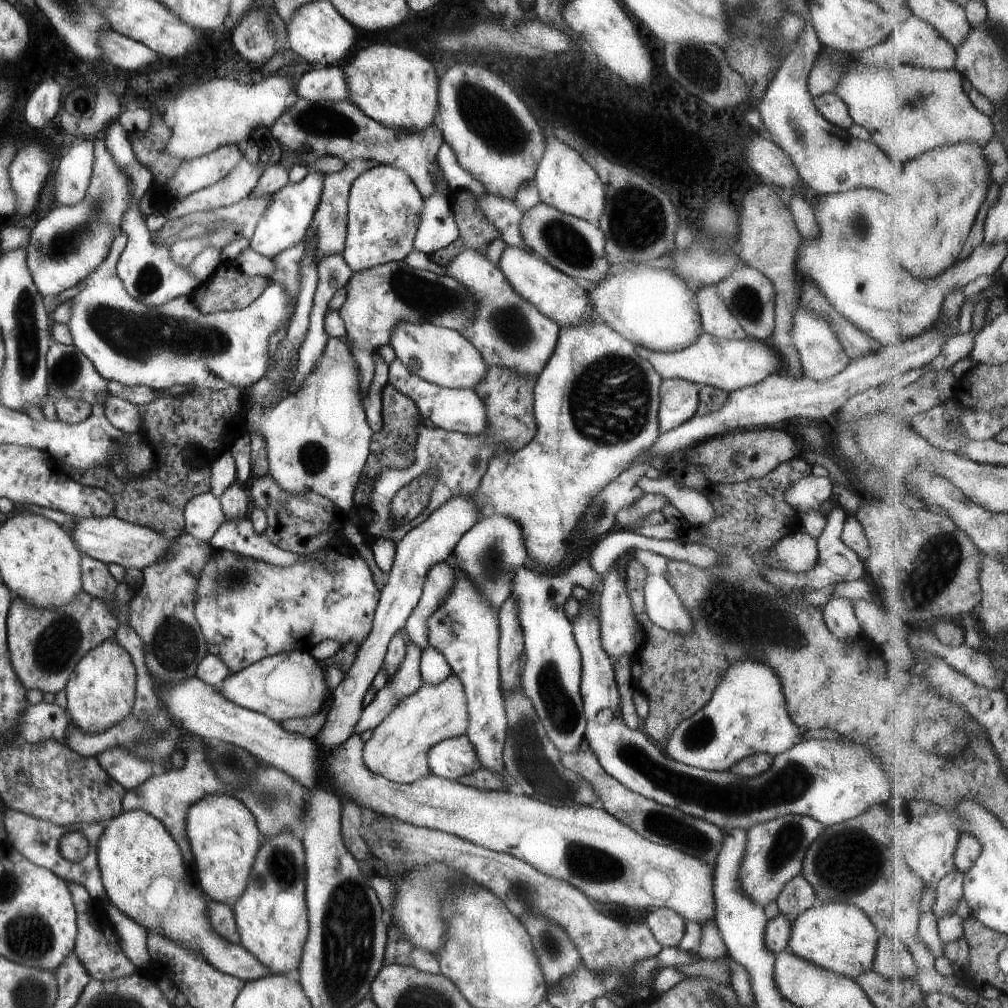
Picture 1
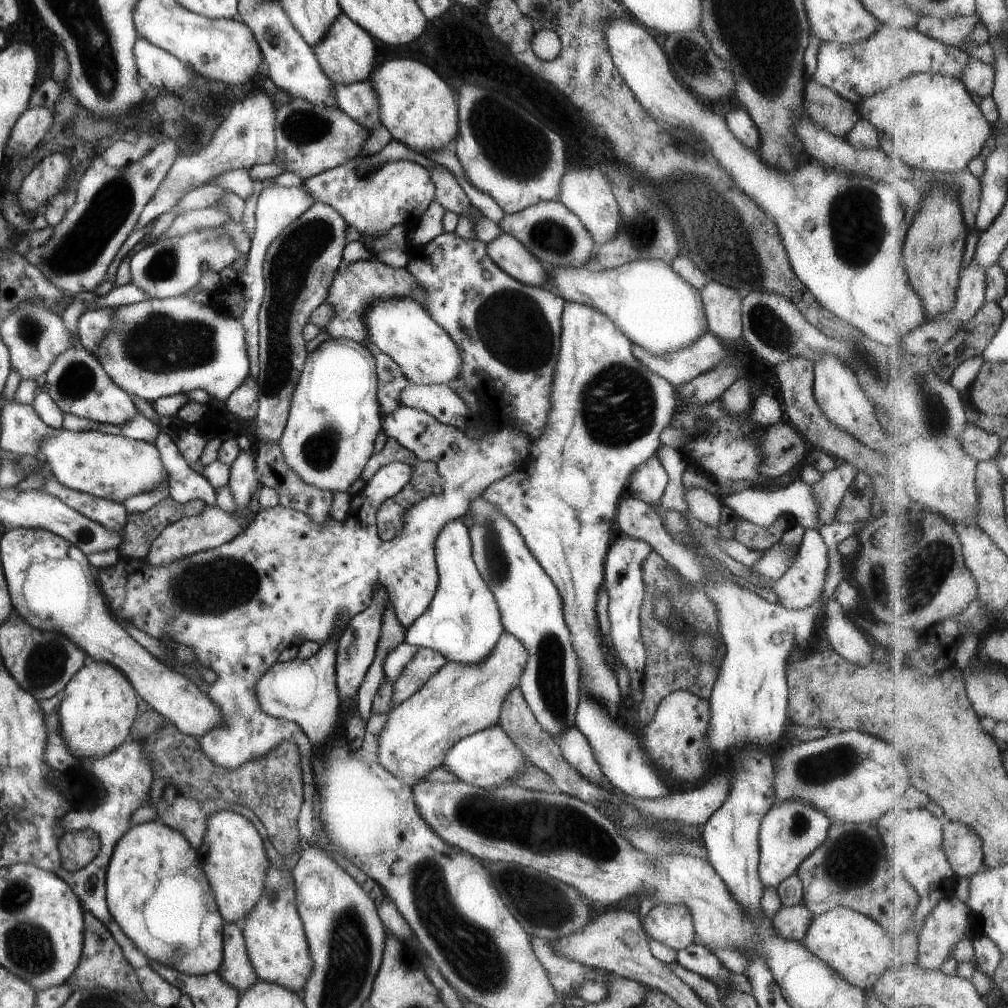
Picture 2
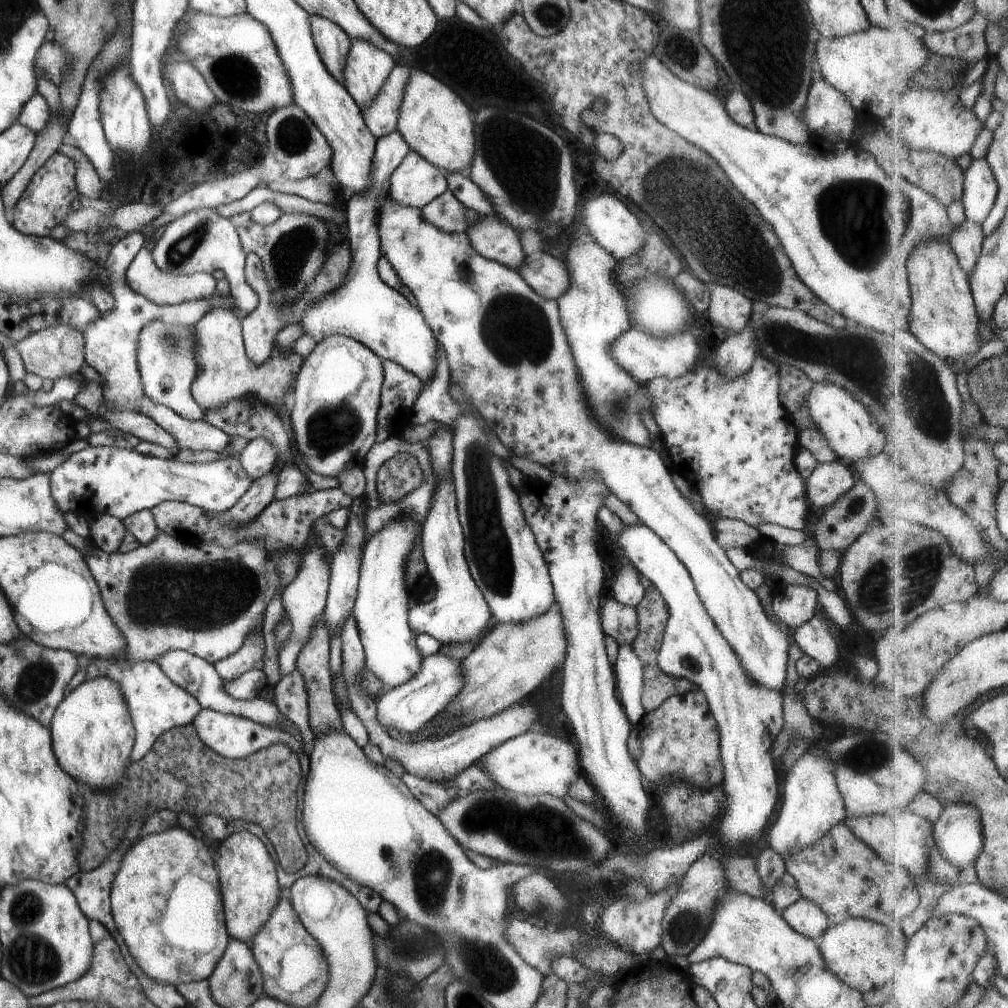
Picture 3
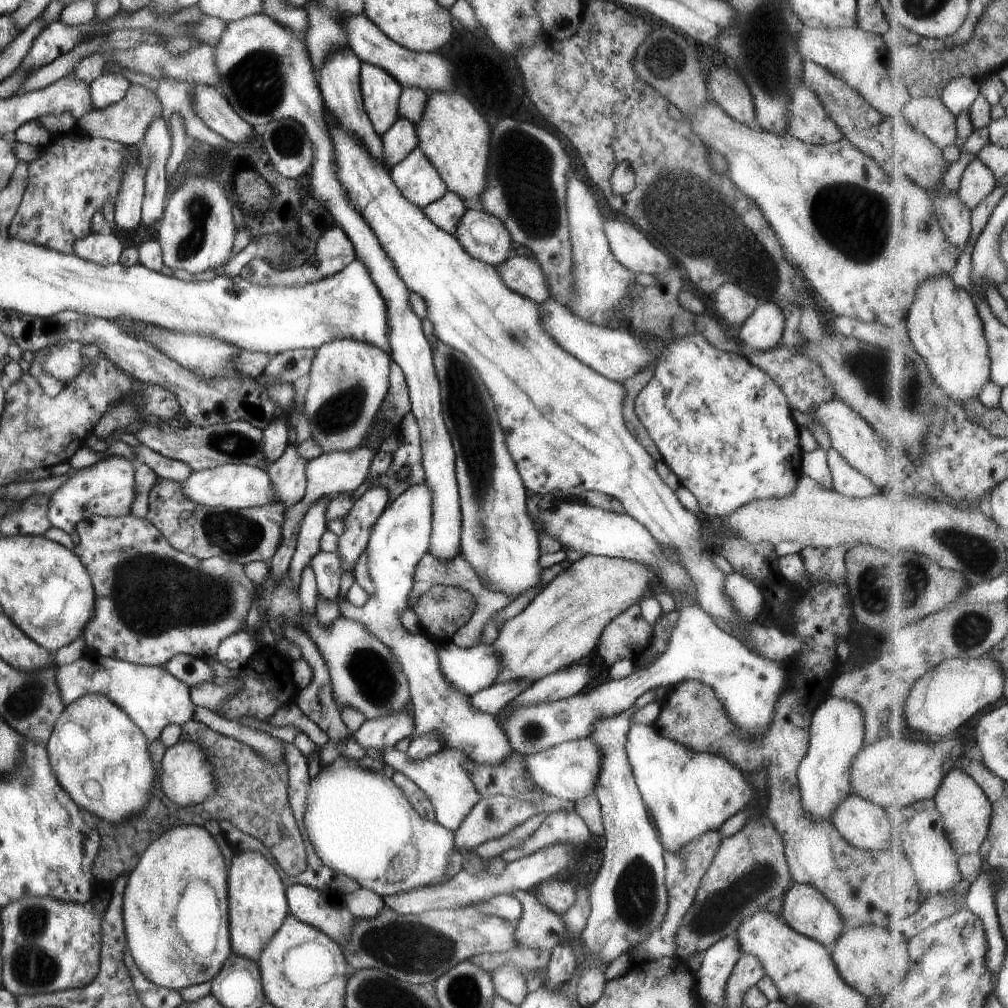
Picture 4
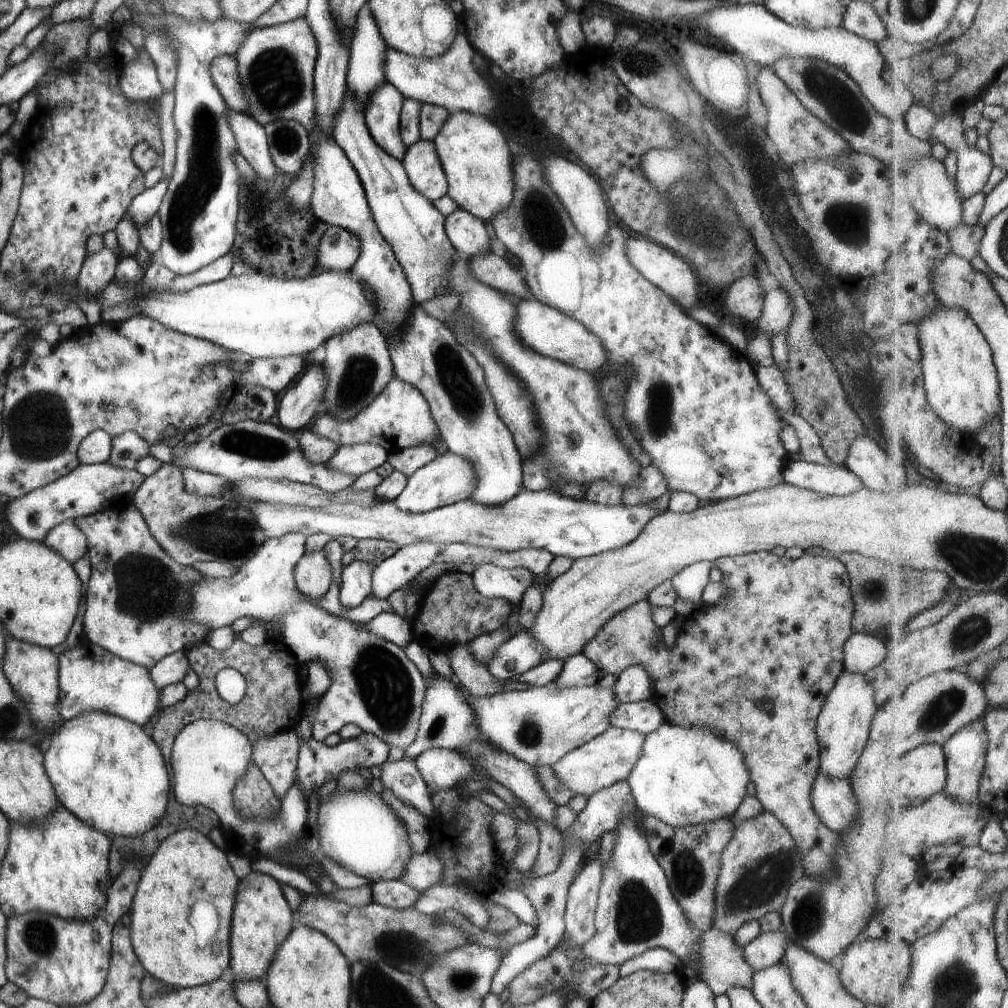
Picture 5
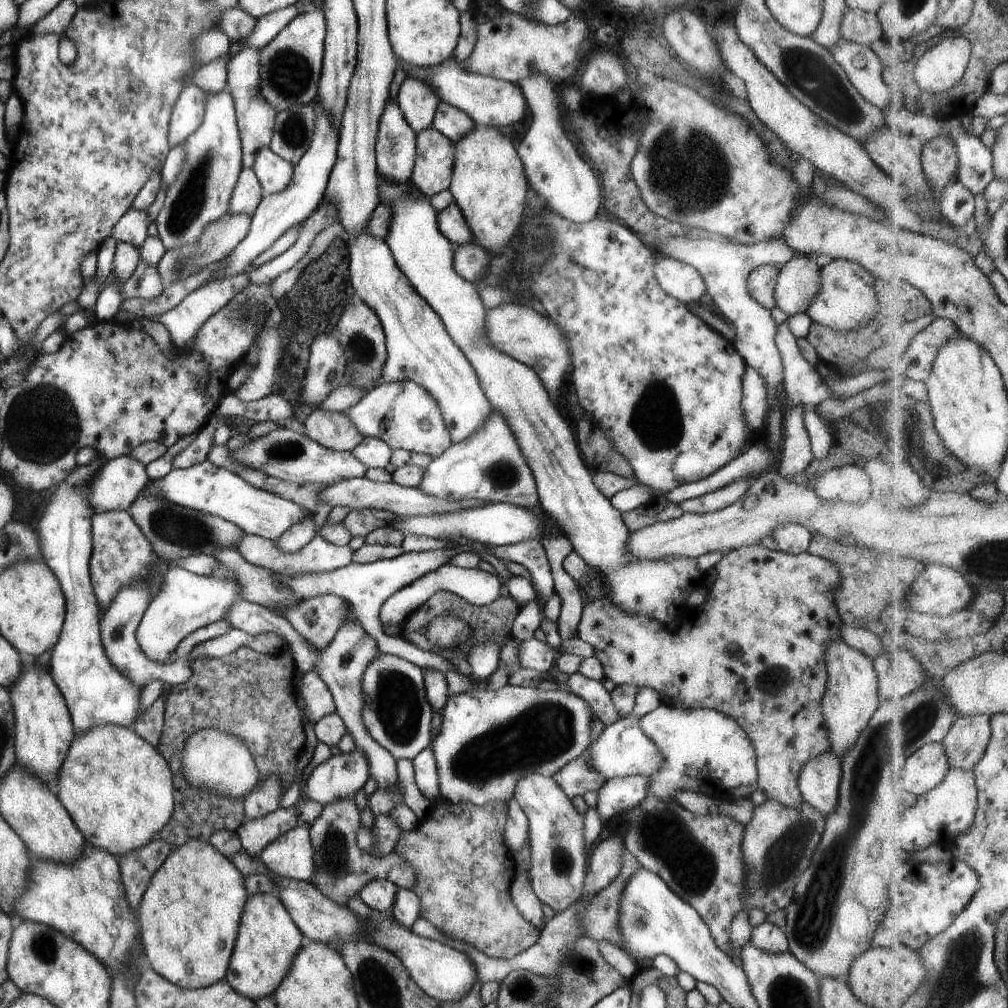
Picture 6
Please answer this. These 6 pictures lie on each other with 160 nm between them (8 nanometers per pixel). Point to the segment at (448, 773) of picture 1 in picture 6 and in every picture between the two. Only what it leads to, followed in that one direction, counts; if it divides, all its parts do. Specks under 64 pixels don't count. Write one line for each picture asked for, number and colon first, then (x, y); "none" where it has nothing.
2: (487, 758)
3: (534, 763)
4: (569, 770)
5: (608, 757)
6: (622, 749)

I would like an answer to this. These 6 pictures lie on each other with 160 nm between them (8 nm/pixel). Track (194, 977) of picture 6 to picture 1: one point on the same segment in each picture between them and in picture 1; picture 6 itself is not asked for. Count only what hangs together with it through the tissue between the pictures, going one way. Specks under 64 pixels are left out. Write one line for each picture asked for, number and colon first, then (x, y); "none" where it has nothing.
1: (142, 871)
2: (155, 891)
3: (165, 900)
4: (176, 940)
5: (171, 925)

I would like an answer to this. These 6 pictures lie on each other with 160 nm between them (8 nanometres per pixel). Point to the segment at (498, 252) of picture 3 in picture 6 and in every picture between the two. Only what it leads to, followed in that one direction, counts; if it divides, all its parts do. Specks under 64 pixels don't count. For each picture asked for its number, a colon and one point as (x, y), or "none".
4: (482, 236)
5: (466, 233)
6: (451, 223)

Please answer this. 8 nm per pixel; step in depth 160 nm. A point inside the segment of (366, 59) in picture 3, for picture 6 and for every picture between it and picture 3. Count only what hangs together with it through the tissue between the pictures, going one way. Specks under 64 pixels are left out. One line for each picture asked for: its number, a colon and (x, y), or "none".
4: (380, 91)
5: (381, 113)
6: (394, 149)

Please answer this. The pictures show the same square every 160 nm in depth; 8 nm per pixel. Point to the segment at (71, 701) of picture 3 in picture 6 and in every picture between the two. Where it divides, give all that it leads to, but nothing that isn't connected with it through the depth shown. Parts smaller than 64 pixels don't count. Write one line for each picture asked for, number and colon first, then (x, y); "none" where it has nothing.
4: (99, 757)
5: (107, 771)
6: (117, 788)

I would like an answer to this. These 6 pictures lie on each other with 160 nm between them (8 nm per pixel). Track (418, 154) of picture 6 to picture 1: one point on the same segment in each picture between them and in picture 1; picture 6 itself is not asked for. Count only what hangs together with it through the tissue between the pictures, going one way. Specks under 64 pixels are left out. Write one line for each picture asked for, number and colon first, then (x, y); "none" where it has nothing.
1: (383, 207)
2: (399, 192)
3: (414, 182)
4: (415, 177)
5: (420, 162)

